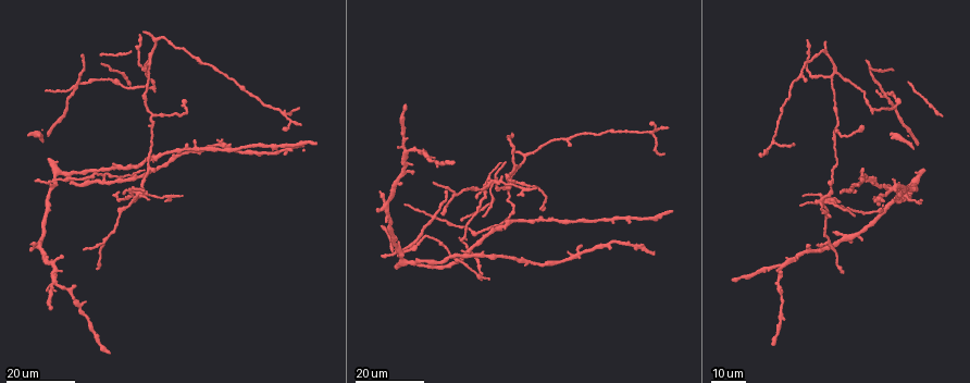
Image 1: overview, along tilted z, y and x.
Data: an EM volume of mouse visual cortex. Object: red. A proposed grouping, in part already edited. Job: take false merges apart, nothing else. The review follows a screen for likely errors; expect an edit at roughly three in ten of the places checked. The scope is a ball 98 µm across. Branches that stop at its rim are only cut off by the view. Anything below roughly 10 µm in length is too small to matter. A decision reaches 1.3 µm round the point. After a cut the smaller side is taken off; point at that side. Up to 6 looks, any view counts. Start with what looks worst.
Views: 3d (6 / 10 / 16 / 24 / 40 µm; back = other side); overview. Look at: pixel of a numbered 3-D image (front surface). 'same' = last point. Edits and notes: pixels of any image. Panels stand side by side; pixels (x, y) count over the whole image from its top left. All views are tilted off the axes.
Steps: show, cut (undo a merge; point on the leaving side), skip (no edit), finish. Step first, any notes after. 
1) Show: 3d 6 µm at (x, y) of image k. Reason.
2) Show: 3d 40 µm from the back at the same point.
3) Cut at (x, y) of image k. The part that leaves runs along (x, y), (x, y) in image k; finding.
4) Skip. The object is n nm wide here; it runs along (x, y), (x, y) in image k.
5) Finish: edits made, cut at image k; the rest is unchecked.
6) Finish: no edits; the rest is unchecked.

Show: 3d 16 µm at (436, 215) of image 1. Four arms meet.

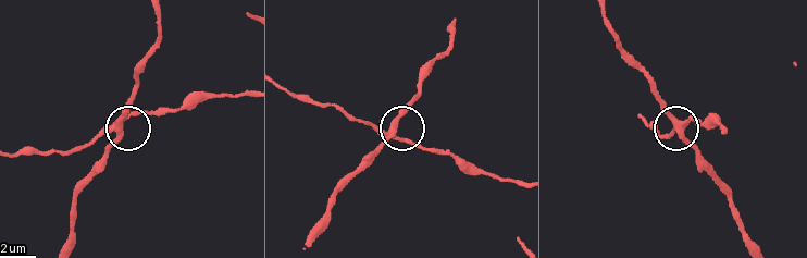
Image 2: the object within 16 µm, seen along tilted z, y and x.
Show: 3d 6 µm at (118, 129) of image 2.

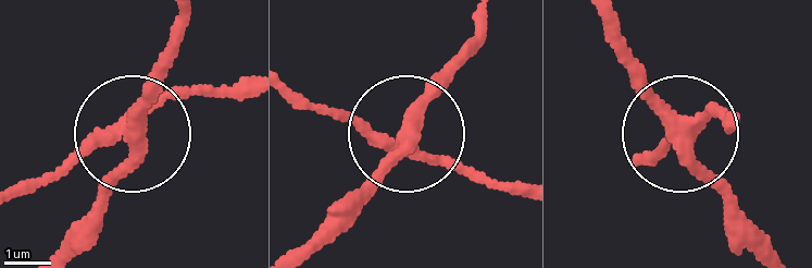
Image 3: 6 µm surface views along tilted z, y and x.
Skip. The object is 330 nm wide here; one neuron here.

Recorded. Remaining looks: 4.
Show: 3d 16 µm at (837, 71) of image 1. Branch point.

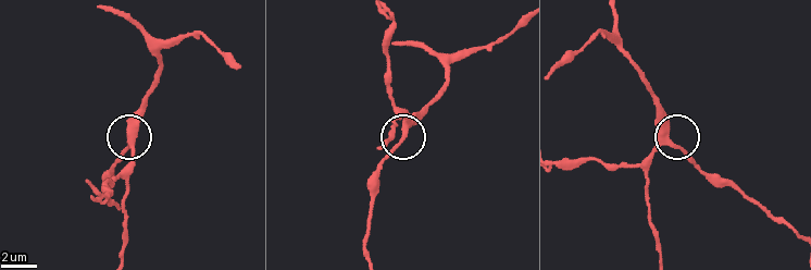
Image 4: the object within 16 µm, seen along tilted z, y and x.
Show: 3d 10 µm at (131, 139) of image 4.

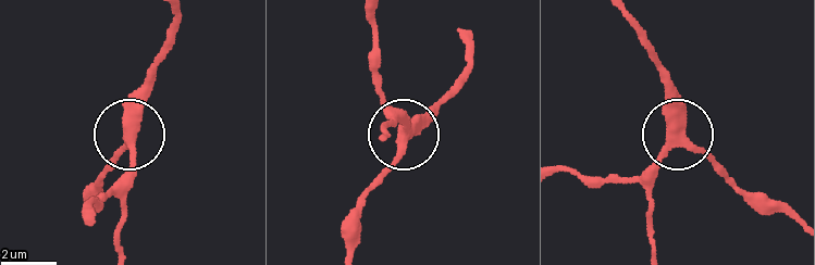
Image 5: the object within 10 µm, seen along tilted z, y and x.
Skip. It runs along (652, 248), (652, 174), (679, 126), (670, 71) in image 5; all the same neuron.

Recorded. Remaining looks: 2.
Show: 3d 16 µm at (400, 254) of image 1. Looks like a crossing.

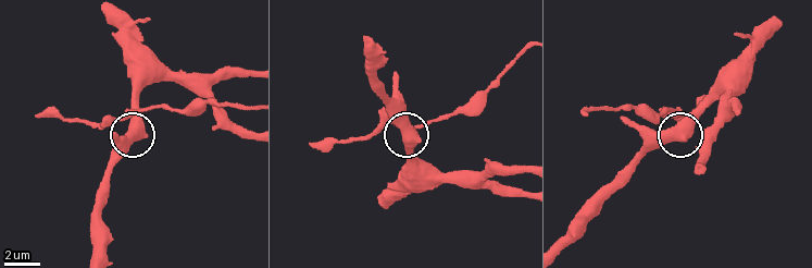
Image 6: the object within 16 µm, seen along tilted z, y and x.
Show: 3d 10 µm at (135, 121) of image 6. Zoom in.

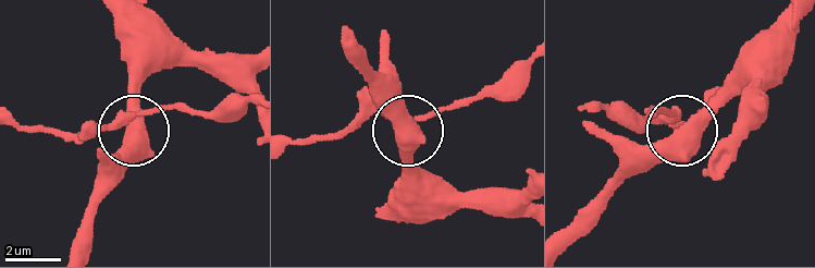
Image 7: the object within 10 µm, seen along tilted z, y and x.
Skip. 5 arms meet here; it runs along (525, 186), (444, 196), (366, 89) in image 7; all the same neuron.

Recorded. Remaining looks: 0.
Finish: no edits; the rest is unchecked.

